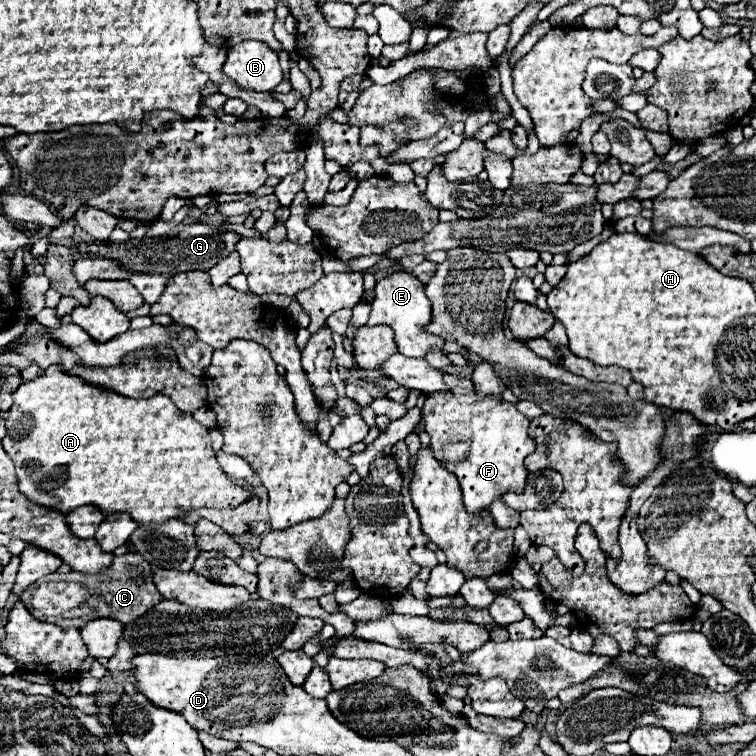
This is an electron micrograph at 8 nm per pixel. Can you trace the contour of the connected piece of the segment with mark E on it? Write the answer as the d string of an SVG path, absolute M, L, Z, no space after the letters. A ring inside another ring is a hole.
M398 272L376 284L376 300L372 302L368 326L378 326L378 324L390 326L396 334L396 344L400 354L410 358L424 358L428 352L442 352L448 356L448 352L444 352L444 340L426 332L430 320L432 320L430 300L426 298L424 284L418 278L406 272Z

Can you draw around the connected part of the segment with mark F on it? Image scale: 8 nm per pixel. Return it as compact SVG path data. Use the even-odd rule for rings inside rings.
M446 374L450 392L436 392L424 404L426 432L432 438L432 452L448 472L452 472L462 488L464 504L470 514L488 510L490 504L506 492L524 492L528 470L524 458L534 452L534 440L528 436L530 420L516 410L514 404L492 400L492 396L476 396L472 380Z

